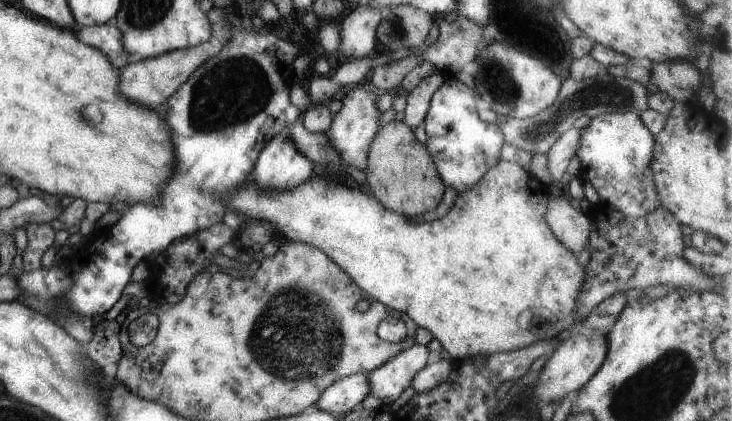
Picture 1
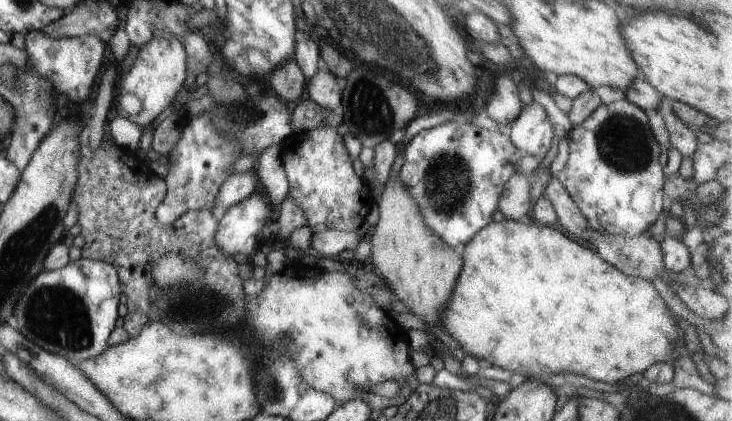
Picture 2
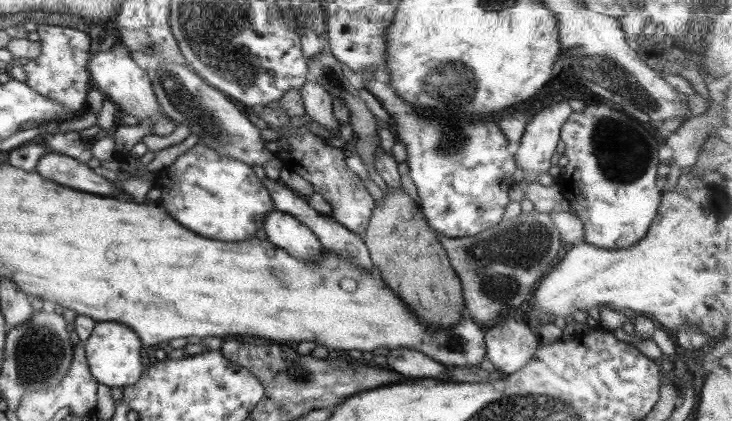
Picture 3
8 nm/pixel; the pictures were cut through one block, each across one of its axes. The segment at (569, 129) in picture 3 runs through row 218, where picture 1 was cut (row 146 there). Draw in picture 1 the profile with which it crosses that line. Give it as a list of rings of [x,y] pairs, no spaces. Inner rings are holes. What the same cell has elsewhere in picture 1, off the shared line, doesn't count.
[[[638,112],[602,113],[595,116],[586,127],[580,130],[581,141],[579,142],[577,155],[581,160],[581,167],[578,176],[594,185],[599,194],[600,204],[603,207],[610,206],[618,209],[623,212],[623,215],[629,217],[641,217],[661,205],[651,169],[651,154],[653,153],[655,140],[653,134],[641,121]]]

